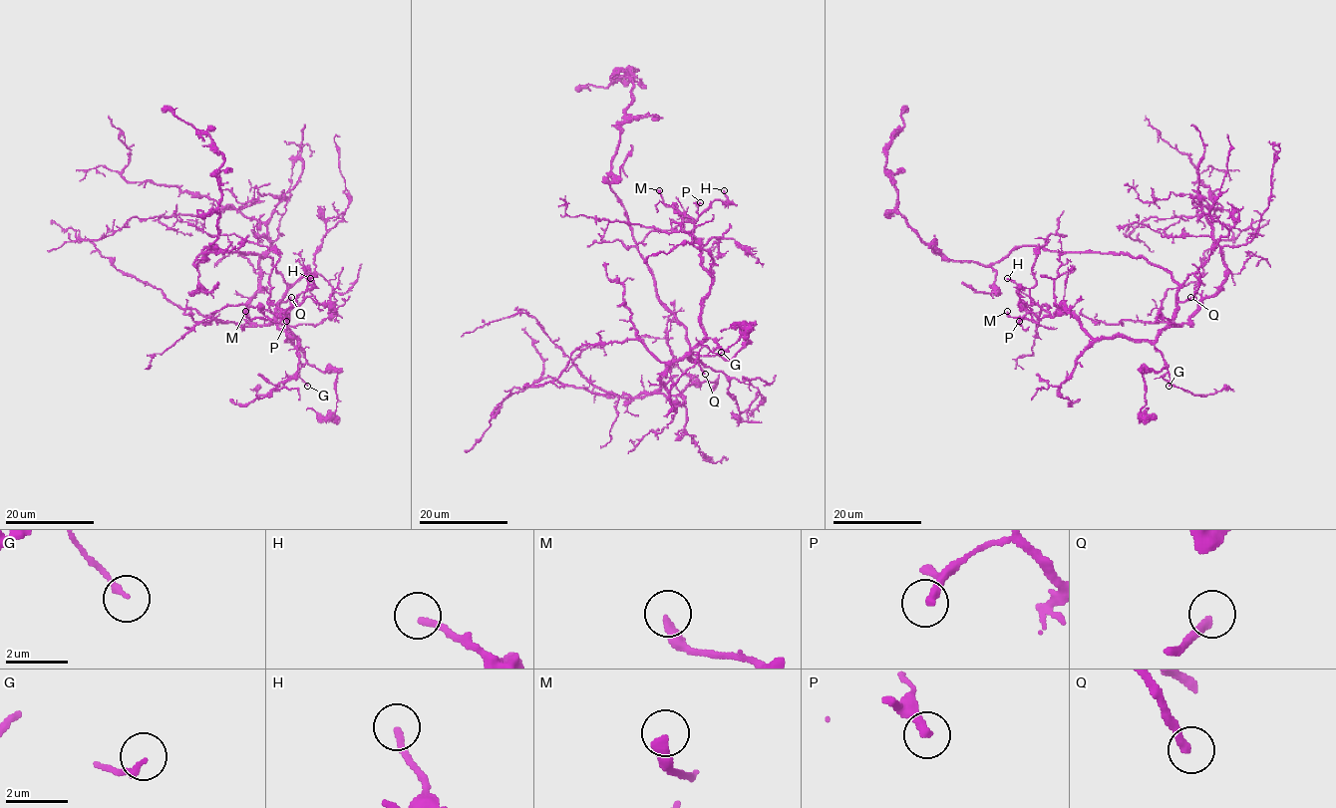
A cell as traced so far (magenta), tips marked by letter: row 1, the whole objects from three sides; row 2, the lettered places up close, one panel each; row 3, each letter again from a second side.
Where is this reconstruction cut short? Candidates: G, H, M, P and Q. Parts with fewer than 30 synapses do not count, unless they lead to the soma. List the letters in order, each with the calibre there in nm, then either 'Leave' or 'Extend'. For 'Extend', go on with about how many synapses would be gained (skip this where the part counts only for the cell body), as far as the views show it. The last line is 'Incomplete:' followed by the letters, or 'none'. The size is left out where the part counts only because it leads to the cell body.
G: Thickness 190 nm. Leave
H: Thickness 200 nm. Leave
M: Thickness 360 nm. Leave
P: Thickness 280 nm. Leave
Q: Thickness 280 nm. Extend
Incomplete: Q

